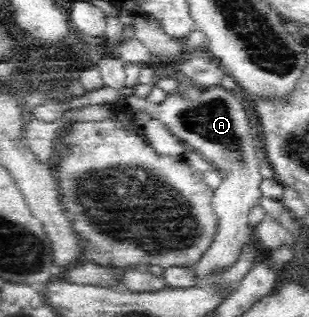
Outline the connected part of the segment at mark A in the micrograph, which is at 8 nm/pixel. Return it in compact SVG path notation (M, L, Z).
M220 84L204 88L197 100L187 101L174 93L168 93L166 98L156 103L145 98L129 95L125 98L125 106L131 112L145 110L152 118L159 119L174 135L191 149L199 152L212 164L217 164L225 170L220 186L214 190L211 204L217 215L217 233L212 246L205 252L197 263L197 284L204 285L216 271L221 271L230 263L237 261L252 238L253 230L250 227L248 216L255 204L260 204L261 177L259 162L255 155L255 141L251 136L249 118L243 104L237 99L235 91L229 91Z

